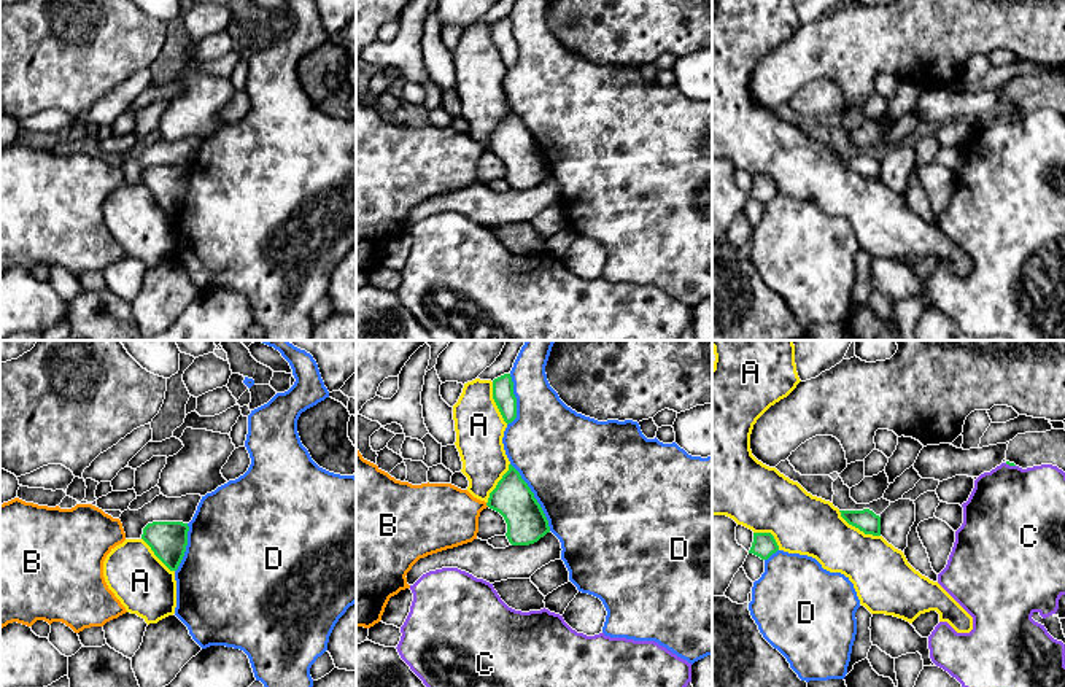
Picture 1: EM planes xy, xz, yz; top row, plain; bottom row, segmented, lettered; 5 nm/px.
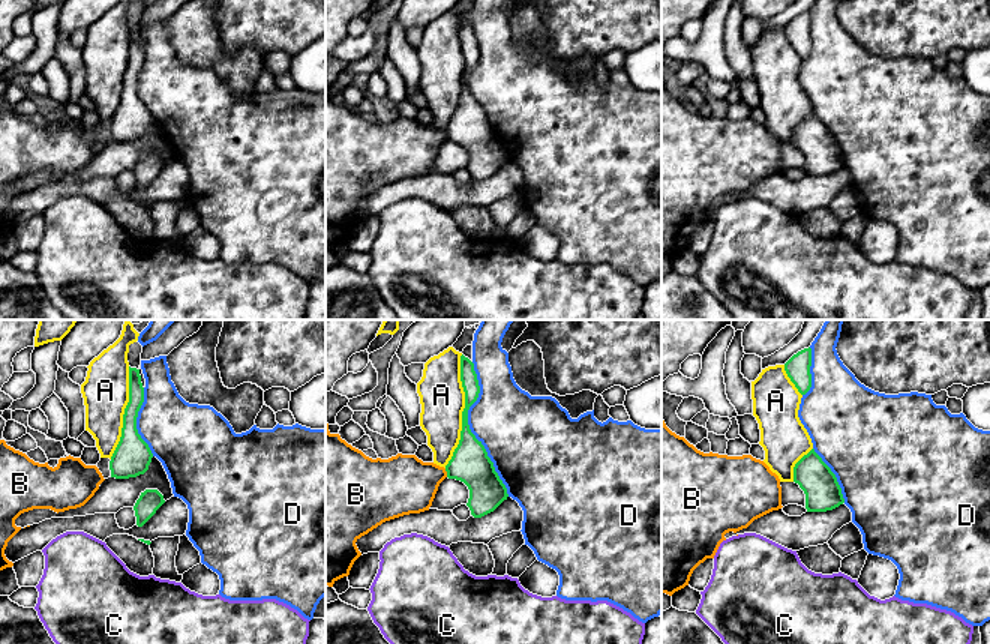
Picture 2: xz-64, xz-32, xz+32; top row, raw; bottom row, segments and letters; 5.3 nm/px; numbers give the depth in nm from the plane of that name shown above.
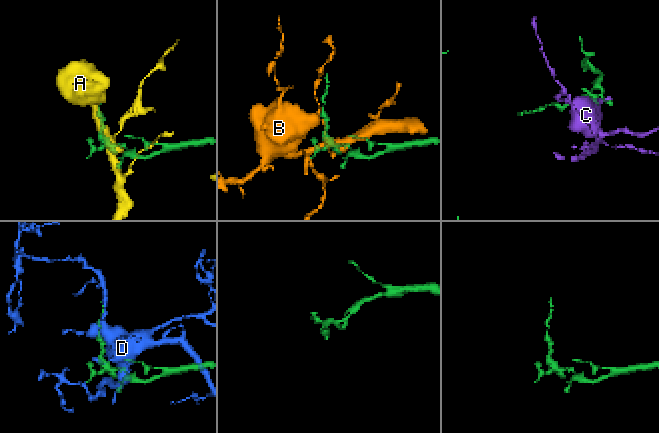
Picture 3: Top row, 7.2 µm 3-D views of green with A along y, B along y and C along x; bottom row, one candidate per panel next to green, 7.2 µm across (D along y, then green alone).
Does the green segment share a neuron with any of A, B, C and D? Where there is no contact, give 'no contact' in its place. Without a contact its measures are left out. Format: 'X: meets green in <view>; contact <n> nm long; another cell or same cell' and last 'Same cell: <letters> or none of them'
A: meets green in yz; contact 260 nm long; another cell
B: meets green in xz; contact 30 nm long; another cell
C: meets green in yz; contact 60 nm long; another cell
D: meets green in xz; contact 400 nm long; another cell
Same cell: none of them

